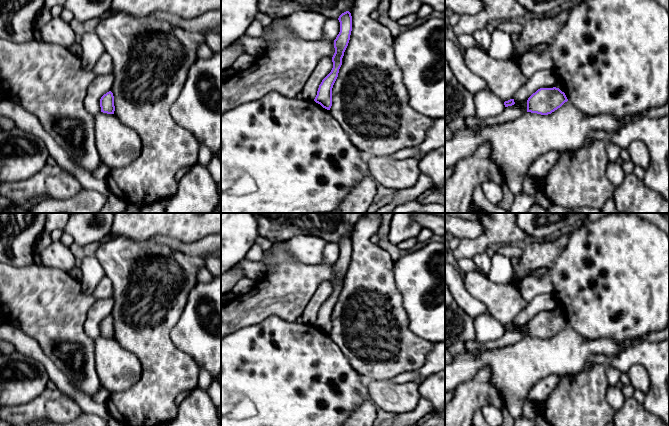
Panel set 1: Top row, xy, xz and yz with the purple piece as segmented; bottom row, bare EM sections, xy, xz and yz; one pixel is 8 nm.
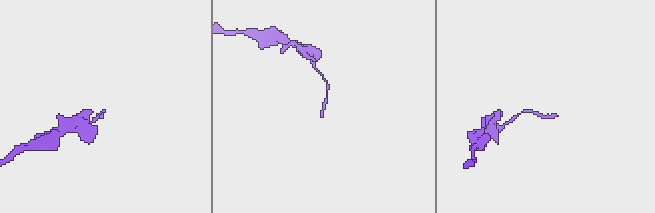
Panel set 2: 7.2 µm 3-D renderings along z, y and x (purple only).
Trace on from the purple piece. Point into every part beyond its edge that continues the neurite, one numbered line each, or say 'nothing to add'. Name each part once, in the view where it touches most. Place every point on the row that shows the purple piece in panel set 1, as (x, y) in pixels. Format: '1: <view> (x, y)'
nothing to add

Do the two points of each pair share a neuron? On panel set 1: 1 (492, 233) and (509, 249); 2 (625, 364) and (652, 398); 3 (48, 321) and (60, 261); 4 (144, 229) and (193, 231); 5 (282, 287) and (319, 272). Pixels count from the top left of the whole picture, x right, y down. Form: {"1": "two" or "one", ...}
{"1": "two", "2": "one", "3": "two", "4": "one", "5": "one"}

